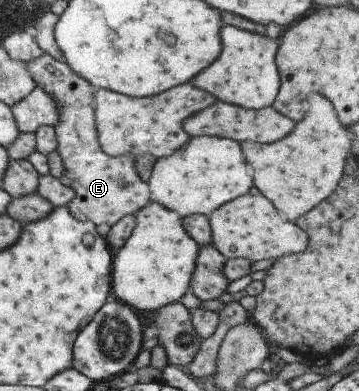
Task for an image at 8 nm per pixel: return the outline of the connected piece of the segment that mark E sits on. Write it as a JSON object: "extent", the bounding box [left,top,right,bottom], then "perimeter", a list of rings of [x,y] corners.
{"extent":[24,52,150,225],"perimeter":[[[43,52],[40,56],[24,63],[24,68],[31,76],[33,83],[41,88],[53,100],[57,110],[57,121],[53,125],[56,139],[57,155],[62,161],[63,171],[59,179],[62,184],[69,186],[74,196],[66,203],[69,213],[78,220],[89,220],[94,225],[110,225],[118,222],[121,217],[133,214],[140,210],[150,199],[148,183],[143,181],[135,171],[134,159],[128,155],[110,156],[101,151],[97,143],[94,117],[93,117],[93,91],[95,88],[84,79],[77,77],[63,60],[56,60],[48,53]]]}

